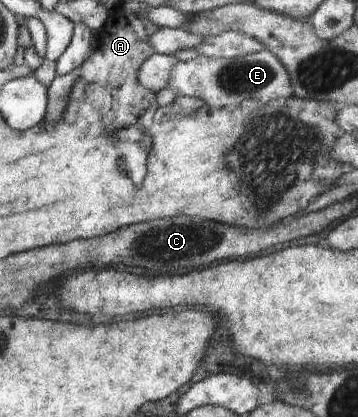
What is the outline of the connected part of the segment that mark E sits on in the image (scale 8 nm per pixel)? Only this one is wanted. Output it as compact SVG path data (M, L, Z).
M254 51L250 55L230 58L198 56L192 60L179 61L172 67L167 87L178 91L178 96L188 95L202 99L210 107L235 108L245 99L254 98L263 102L288 99L294 95L288 71L269 51Z

